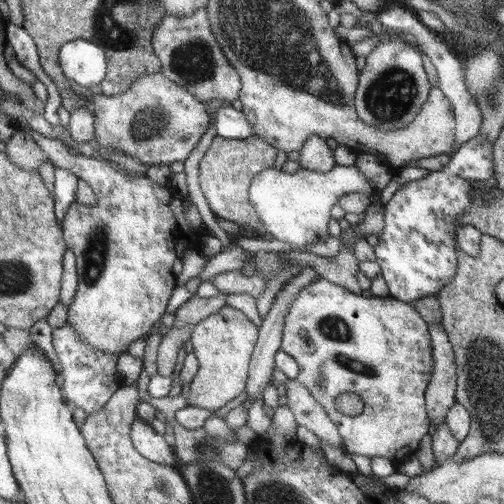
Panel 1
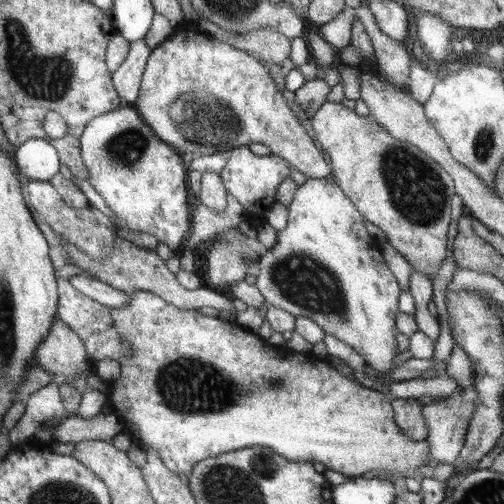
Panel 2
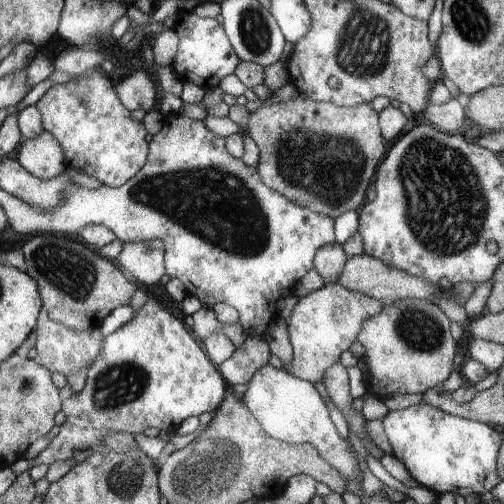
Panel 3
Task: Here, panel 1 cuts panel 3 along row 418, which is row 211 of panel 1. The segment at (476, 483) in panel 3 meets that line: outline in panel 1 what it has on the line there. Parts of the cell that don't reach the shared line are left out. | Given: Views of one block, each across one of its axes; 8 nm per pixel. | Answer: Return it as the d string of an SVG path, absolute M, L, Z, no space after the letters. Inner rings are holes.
M479 134L461 144L445 168L405 184L387 204L383 204L383 228L377 234L373 254L375 262L381 266L379 272L389 288L389 298L409 304L411 300L429 298L433 294L437 296L447 280L457 274L459 246L455 238L459 226L455 226L455 220L473 206L473 198L469 196L471 184L493 178L491 152L493 144L487 144Z

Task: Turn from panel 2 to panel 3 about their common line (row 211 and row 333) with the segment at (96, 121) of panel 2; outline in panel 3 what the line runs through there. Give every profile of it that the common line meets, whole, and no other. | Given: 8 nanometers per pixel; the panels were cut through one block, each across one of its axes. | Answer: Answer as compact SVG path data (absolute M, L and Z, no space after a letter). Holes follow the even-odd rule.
M147 298L141 308L135 310L133 318L117 328L113 334L105 336L101 342L101 350L87 368L87 380L85 388L79 396L65 400L65 406L61 408L61 414L67 416L67 420L61 424L57 436L47 444L43 452L39 452L33 460L33 464L51 464L55 460L73 460L75 450L87 450L87 448L99 448L99 444L105 440L103 434L107 432L123 432L123 434L141 434L143 428L157 428L159 432L175 434L175 426L189 418L203 412L215 412L225 398L225 384L219 368L209 362L211 358L205 356L199 348L199 344L191 338L191 334L185 330L179 318L175 318L165 304L159 304L153 298Z

